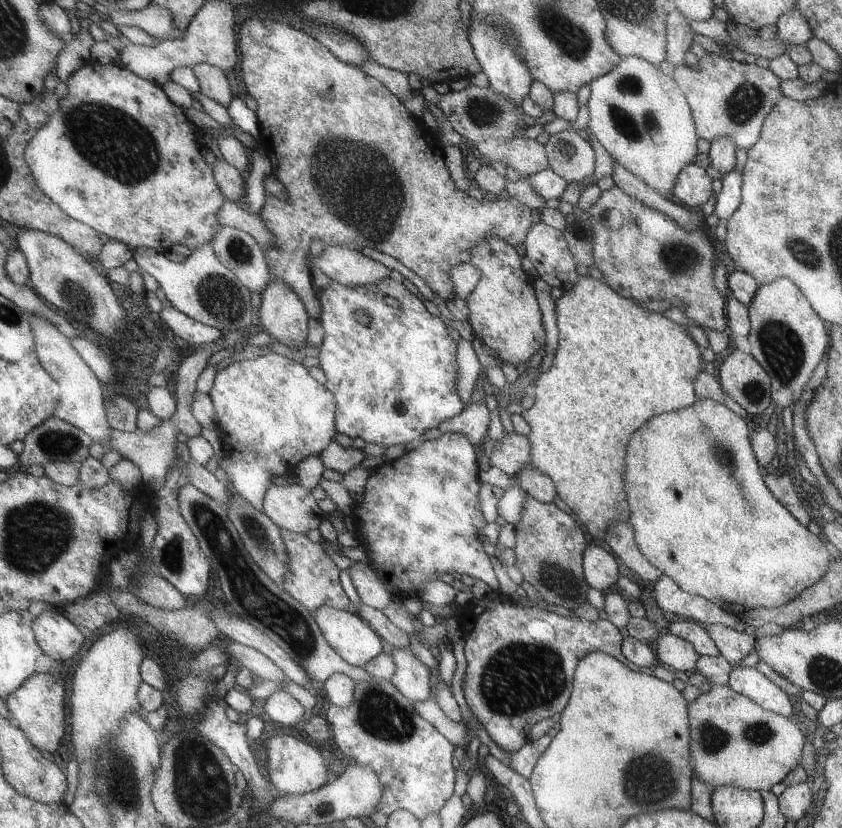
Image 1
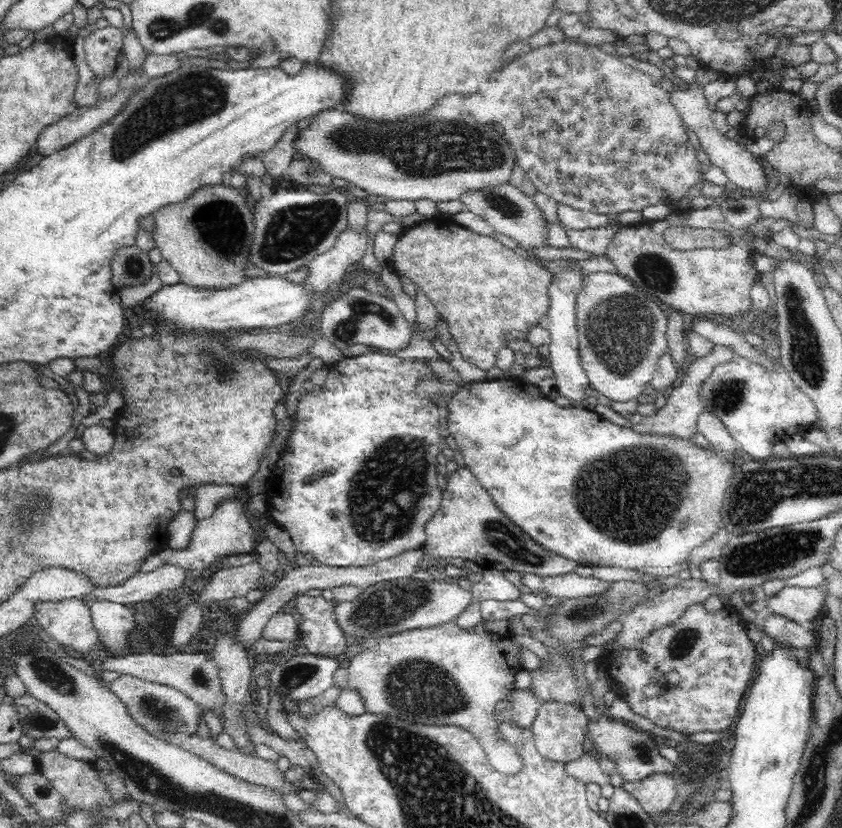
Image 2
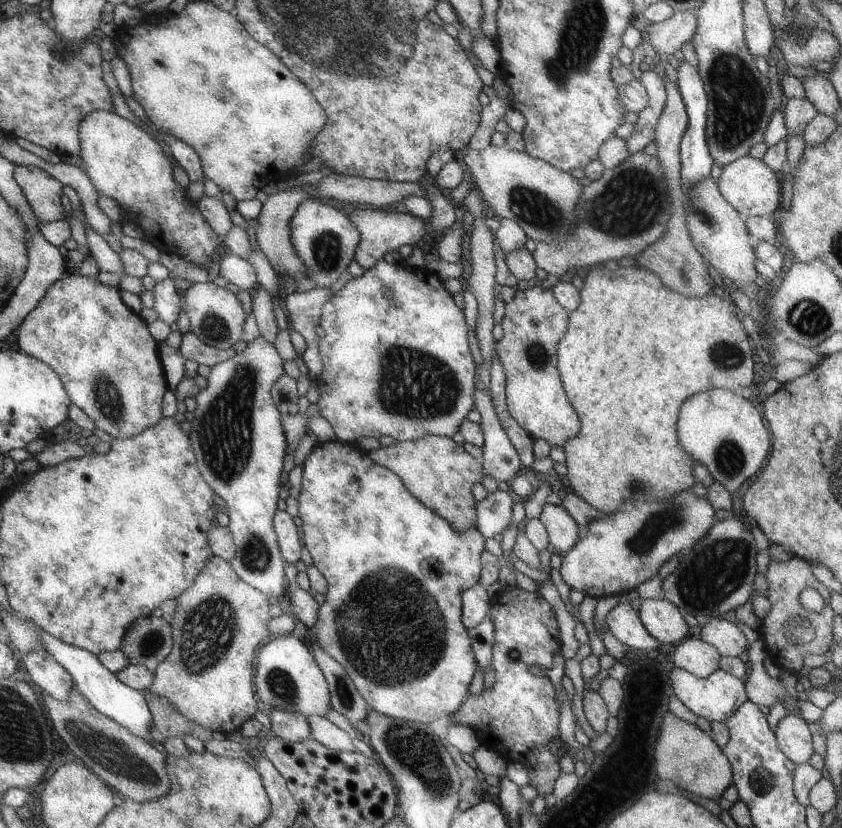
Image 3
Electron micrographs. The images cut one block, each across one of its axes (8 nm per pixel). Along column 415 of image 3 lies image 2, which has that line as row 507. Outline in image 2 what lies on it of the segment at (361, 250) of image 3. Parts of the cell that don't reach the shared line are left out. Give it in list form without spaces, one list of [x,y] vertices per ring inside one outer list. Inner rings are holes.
[[[243,499],[223,500],[212,516],[200,520],[195,524],[187,548],[174,550],[169,546],[164,548],[158,554],[147,556],[141,565],[142,573],[150,573],[161,568],[164,564],[172,564],[185,572],[200,572],[216,566],[223,556],[229,554],[248,554],[254,552],[257,539],[254,536],[254,529],[244,514],[245,506]]]

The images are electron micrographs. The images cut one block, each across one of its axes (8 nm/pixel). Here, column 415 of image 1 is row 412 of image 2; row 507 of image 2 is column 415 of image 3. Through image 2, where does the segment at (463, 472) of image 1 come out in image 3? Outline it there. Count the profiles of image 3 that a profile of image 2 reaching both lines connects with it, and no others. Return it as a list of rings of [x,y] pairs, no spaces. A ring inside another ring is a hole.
[[[334,440],[326,443],[317,443],[314,446],[314,450],[307,457],[303,466],[304,473],[302,474],[302,492],[297,497],[299,503],[299,514],[297,515],[301,519],[302,531],[304,531],[303,543],[305,548],[308,549],[314,560],[313,566],[327,579],[329,592],[325,595],[326,601],[323,606],[319,606],[318,617],[316,623],[310,628],[311,637],[314,637],[317,644],[324,650],[331,658],[334,658],[343,668],[344,671],[351,677],[356,689],[361,693],[361,696],[366,700],[368,707],[375,711],[377,714],[383,716],[401,719],[411,722],[432,723],[437,718],[448,717],[456,713],[459,707],[468,698],[468,688],[472,678],[475,678],[476,670],[478,669],[476,656],[471,646],[471,639],[468,635],[467,628],[463,626],[463,593],[470,589],[472,586],[478,585],[478,580],[481,580],[481,574],[483,573],[483,560],[481,558],[484,554],[484,544],[486,544],[486,538],[480,533],[480,530],[476,526],[472,526],[460,531],[448,519],[444,519],[436,511],[431,510],[430,507],[422,503],[417,497],[408,490],[406,484],[402,482],[402,479],[398,478],[398,474],[394,474],[394,471],[389,470],[387,467],[382,466],[380,463],[376,463],[371,458],[370,454],[362,450],[356,443],[342,443],[341,441]]]

